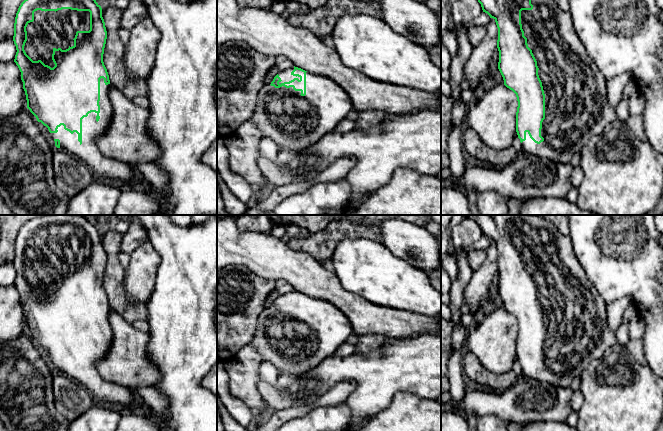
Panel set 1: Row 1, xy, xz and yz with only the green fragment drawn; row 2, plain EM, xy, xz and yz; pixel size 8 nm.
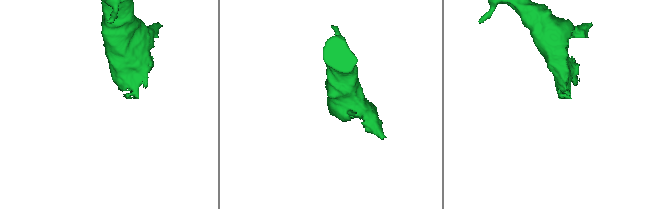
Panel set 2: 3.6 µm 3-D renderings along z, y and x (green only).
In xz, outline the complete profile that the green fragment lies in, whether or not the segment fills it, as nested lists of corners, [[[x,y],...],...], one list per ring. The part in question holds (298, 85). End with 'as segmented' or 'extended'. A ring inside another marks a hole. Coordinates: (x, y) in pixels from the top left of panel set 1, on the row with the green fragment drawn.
[[[294,66],[279,71],[271,84],[261,89],[251,119],[279,149],[301,152],[332,132],[352,110],[350,97],[336,82]]]; extended

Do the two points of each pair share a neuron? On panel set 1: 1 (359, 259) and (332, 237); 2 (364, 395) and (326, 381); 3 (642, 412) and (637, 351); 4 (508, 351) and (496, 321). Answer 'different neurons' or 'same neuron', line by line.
1: different neurons
2: same neuron
3: different neurons
4: same neuron

